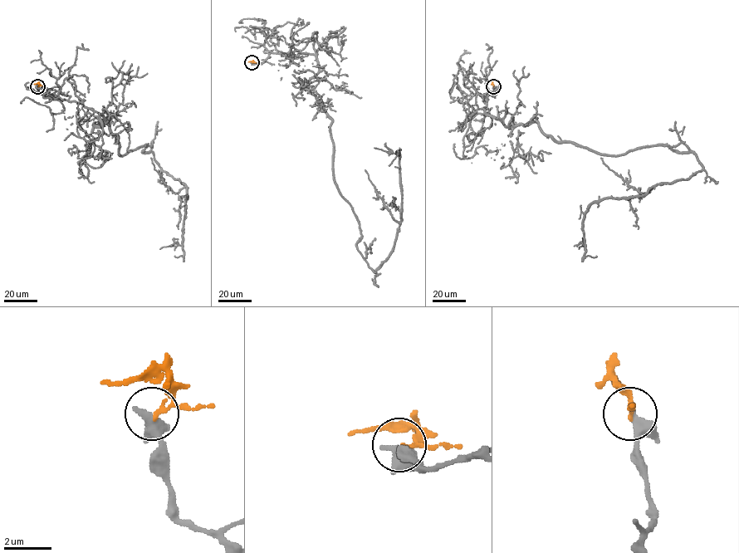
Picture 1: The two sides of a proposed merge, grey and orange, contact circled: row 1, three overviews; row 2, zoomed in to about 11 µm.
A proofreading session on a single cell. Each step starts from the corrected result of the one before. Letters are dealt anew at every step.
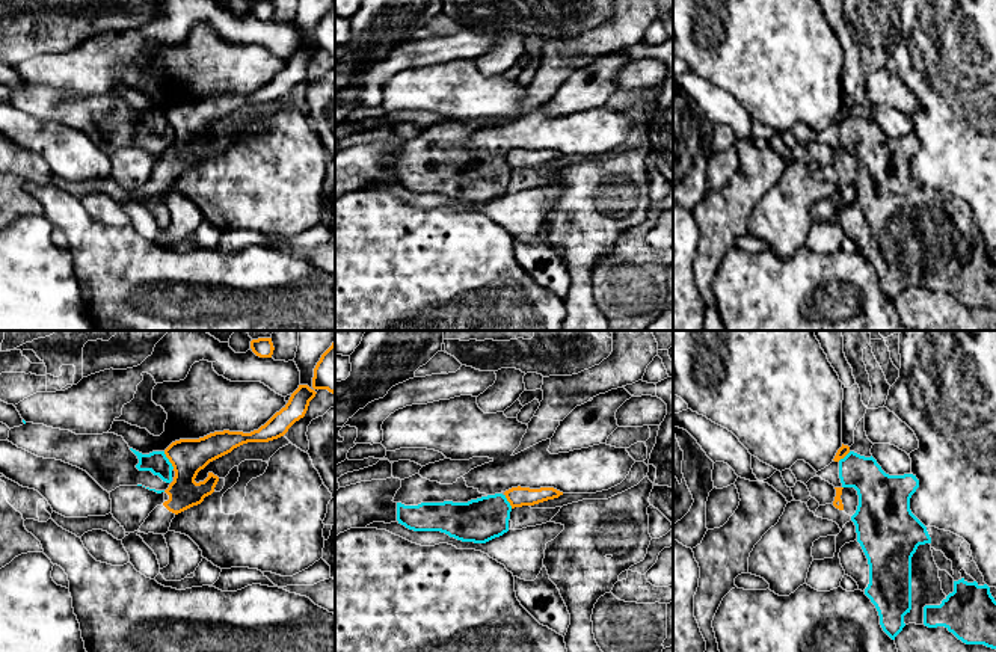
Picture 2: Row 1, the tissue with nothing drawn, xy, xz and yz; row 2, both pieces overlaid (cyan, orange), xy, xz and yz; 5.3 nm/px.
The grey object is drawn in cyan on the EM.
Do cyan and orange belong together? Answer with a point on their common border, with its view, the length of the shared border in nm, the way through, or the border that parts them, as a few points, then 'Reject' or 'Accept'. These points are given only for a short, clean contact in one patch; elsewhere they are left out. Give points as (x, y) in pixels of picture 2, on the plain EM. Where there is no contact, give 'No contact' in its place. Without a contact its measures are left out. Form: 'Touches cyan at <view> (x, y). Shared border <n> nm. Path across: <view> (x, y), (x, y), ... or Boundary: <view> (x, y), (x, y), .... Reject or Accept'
Touches cyan at xy (168, 123). Shared border 110 nm. Boundary: xy (163, 113), (174, 130). Reject

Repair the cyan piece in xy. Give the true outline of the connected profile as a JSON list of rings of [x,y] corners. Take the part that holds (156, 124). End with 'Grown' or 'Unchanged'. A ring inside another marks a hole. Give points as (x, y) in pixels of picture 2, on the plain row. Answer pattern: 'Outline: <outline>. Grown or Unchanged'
Outline: [[[26,85],[9,92],[8,103],[38,119],[56,121],[86,133],[104,152],[143,148],[157,155],[174,143],[164,113],[142,116],[115,95],[75,97],[69,92]]]. Grown

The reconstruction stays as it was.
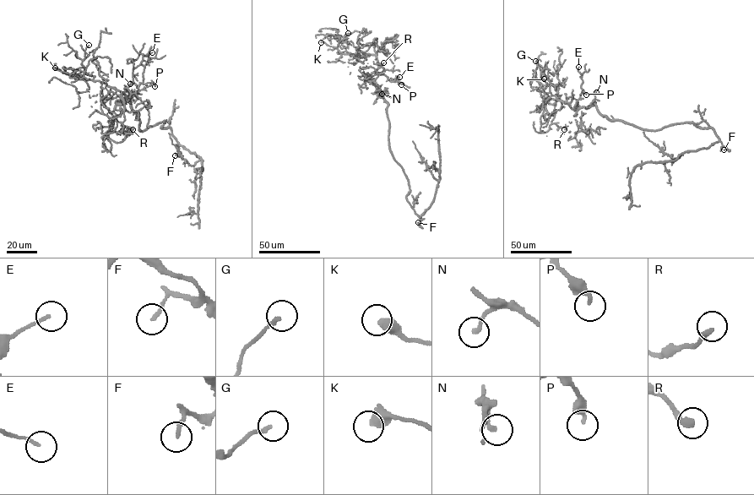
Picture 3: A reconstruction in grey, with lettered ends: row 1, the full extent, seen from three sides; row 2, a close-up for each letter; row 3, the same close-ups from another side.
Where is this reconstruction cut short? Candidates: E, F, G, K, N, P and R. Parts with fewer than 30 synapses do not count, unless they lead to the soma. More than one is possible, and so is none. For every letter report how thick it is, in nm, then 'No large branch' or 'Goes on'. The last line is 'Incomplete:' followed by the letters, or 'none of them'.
E: Thickness 130 nm. No large branch
F: Thickness 160 nm. No large branch
G: Thickness 180 nm. No large branch
K: Thickness 500 nm. No large branch
N: Thickness 200 nm. No large branch
P: Thickness 260 nm. No large branch
R: Thickness 280 nm. No large branch
Incomplete: none of them

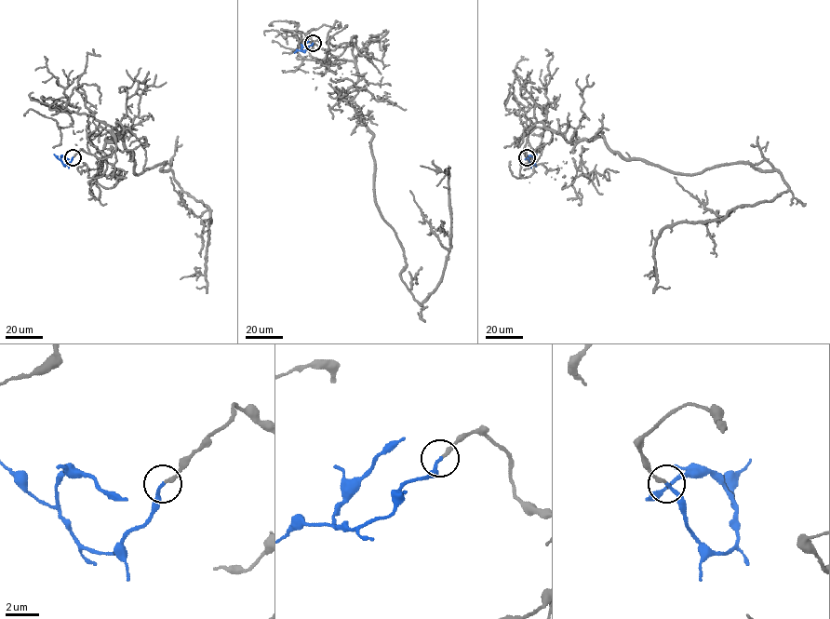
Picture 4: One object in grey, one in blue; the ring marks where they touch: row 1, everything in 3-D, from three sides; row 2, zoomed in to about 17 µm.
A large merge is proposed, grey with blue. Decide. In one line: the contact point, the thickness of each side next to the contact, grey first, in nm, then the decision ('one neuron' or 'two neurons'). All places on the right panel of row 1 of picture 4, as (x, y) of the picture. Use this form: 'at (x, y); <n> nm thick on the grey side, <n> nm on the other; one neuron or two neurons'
at (527, 157); 240 nm thick on the grey side, 190 nm on the other; one neuron

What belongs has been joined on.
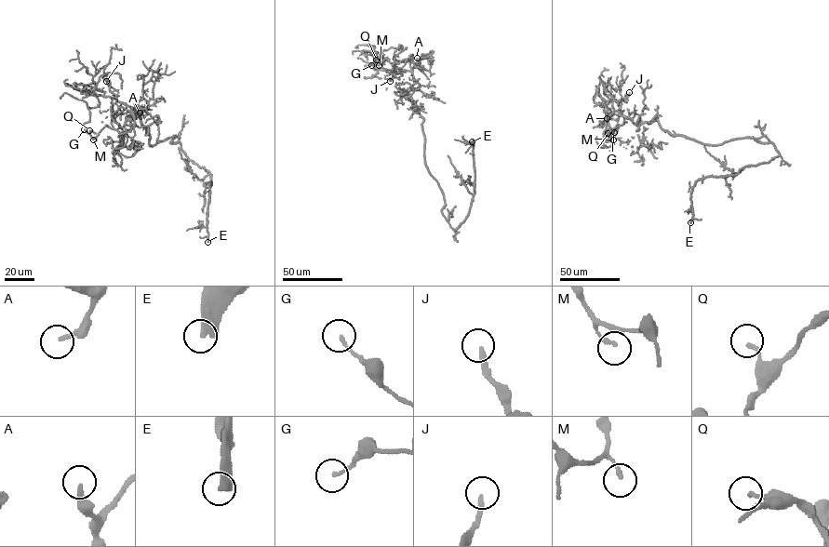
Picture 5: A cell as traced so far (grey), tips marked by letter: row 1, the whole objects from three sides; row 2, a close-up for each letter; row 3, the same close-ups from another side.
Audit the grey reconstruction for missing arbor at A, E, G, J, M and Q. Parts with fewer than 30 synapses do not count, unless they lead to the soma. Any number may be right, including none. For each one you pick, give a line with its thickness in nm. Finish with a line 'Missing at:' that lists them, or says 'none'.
A: 200 nm thick
E: 440 nm thick
J: 200 nm thick
Missing at: A, E, J

